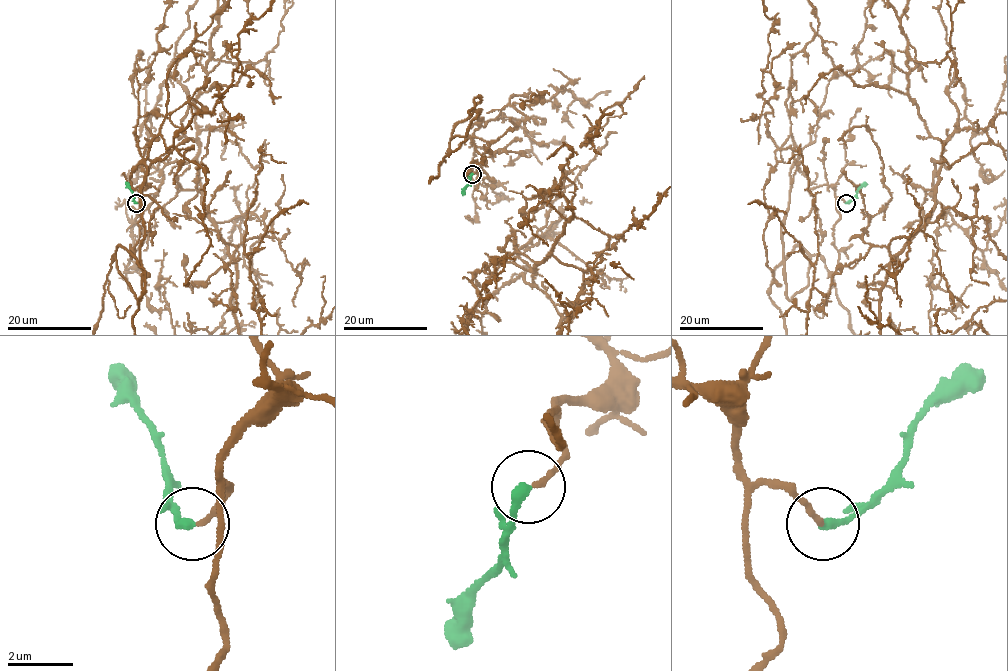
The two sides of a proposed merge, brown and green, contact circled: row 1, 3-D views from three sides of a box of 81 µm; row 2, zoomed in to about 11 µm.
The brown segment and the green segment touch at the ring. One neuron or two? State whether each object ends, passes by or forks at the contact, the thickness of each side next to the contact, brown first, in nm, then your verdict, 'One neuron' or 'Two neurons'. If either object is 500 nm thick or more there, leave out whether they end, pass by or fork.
At the ring brown ends. At the ring green ends. Thickness 170 nm (brown) against 300 nm. One neuron

